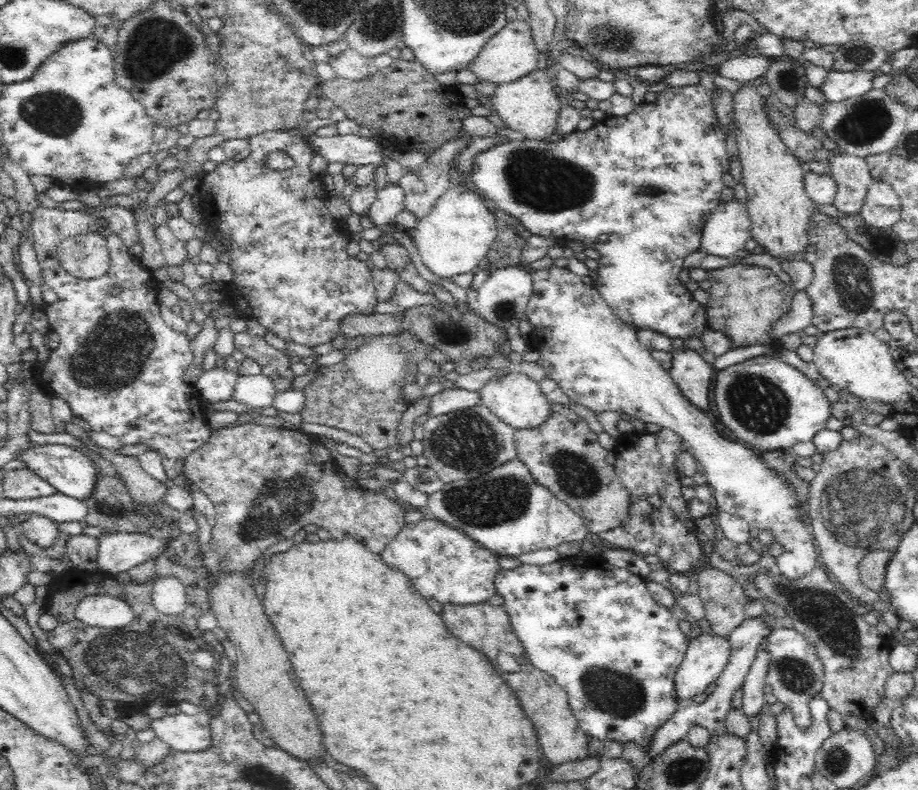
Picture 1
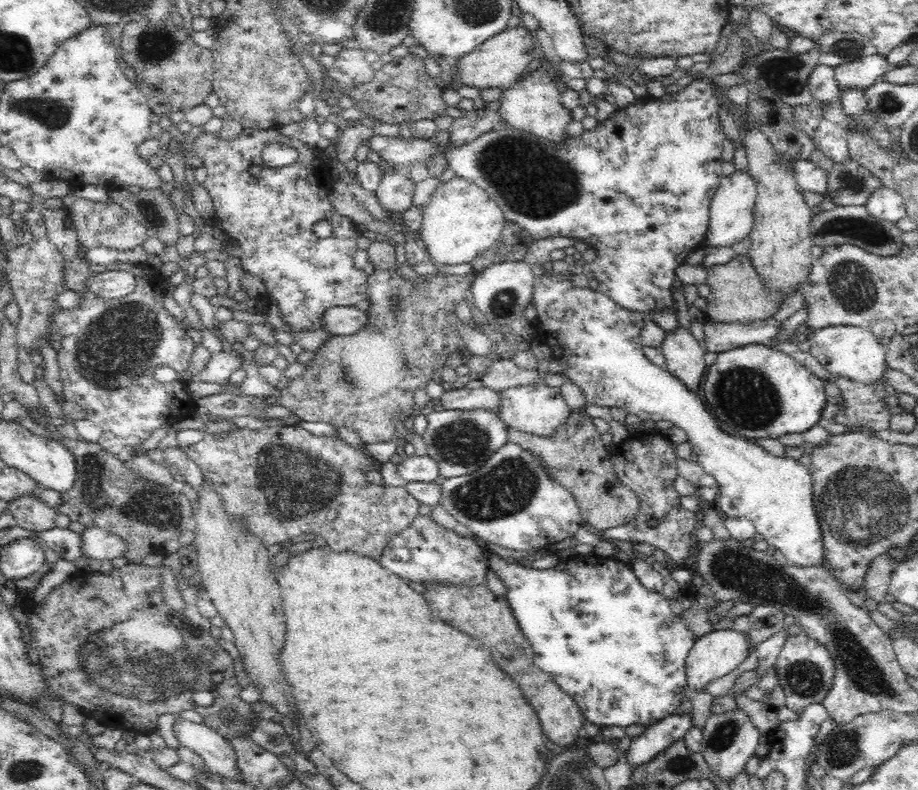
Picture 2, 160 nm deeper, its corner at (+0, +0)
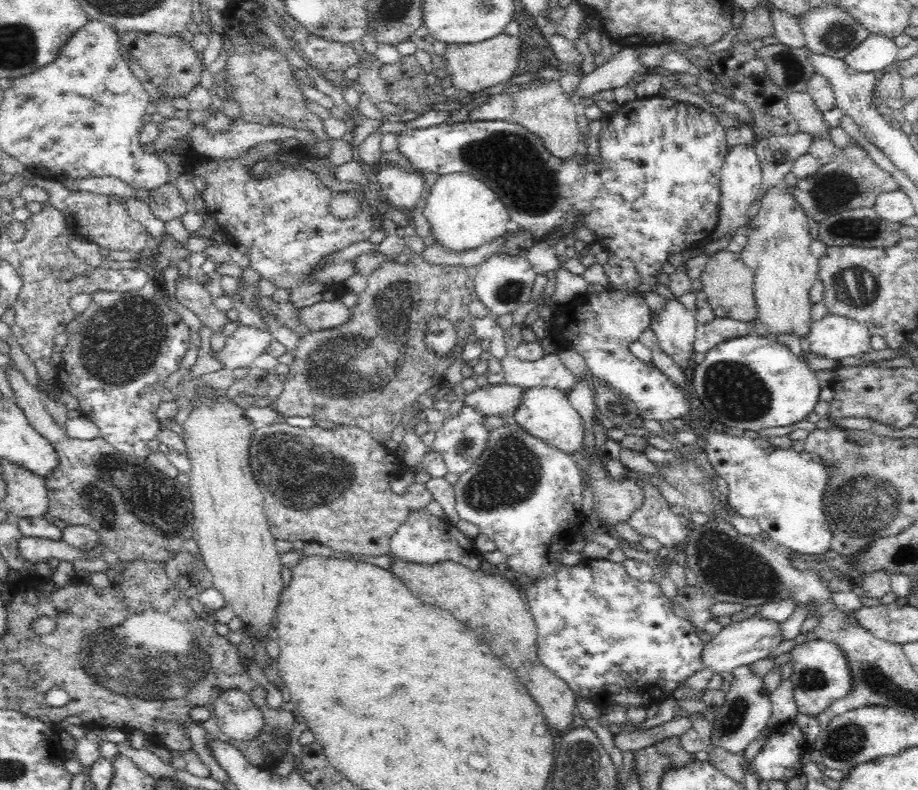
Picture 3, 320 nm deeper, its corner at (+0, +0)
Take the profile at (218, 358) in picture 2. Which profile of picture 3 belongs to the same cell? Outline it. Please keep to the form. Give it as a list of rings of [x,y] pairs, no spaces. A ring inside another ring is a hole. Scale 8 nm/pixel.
[[[240,326],[227,338],[225,348],[214,355],[223,364],[223,368],[234,369],[253,365],[256,356],[264,354],[273,342],[269,332],[254,326]]]

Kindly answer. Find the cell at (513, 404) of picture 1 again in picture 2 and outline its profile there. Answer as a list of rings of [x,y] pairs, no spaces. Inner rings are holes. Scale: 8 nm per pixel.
[[[528,384],[498,391],[501,396],[499,416],[503,422],[520,432],[536,436],[552,436],[552,432],[566,425],[571,413],[574,412],[560,393],[560,387],[542,384]]]

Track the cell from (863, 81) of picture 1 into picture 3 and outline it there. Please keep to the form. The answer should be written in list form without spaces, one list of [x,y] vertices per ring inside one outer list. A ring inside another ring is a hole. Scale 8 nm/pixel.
[[[870,33],[854,50],[843,59],[853,70],[880,75],[897,63],[899,47],[882,33]]]

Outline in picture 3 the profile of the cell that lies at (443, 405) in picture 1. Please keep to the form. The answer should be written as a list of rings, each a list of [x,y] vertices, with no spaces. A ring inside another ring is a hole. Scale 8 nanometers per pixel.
[[[506,383],[475,388],[470,394],[463,392],[460,399],[464,406],[471,406],[486,417],[514,415],[522,401],[524,387]]]

